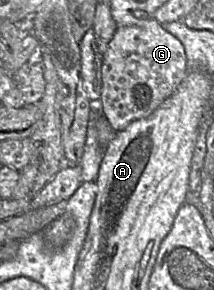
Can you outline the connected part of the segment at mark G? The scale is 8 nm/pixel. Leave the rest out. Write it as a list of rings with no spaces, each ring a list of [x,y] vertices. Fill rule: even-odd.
[[[155,18],[118,27],[104,54],[101,113],[117,132],[135,120],[150,116],[178,88],[188,73],[182,43]]]

